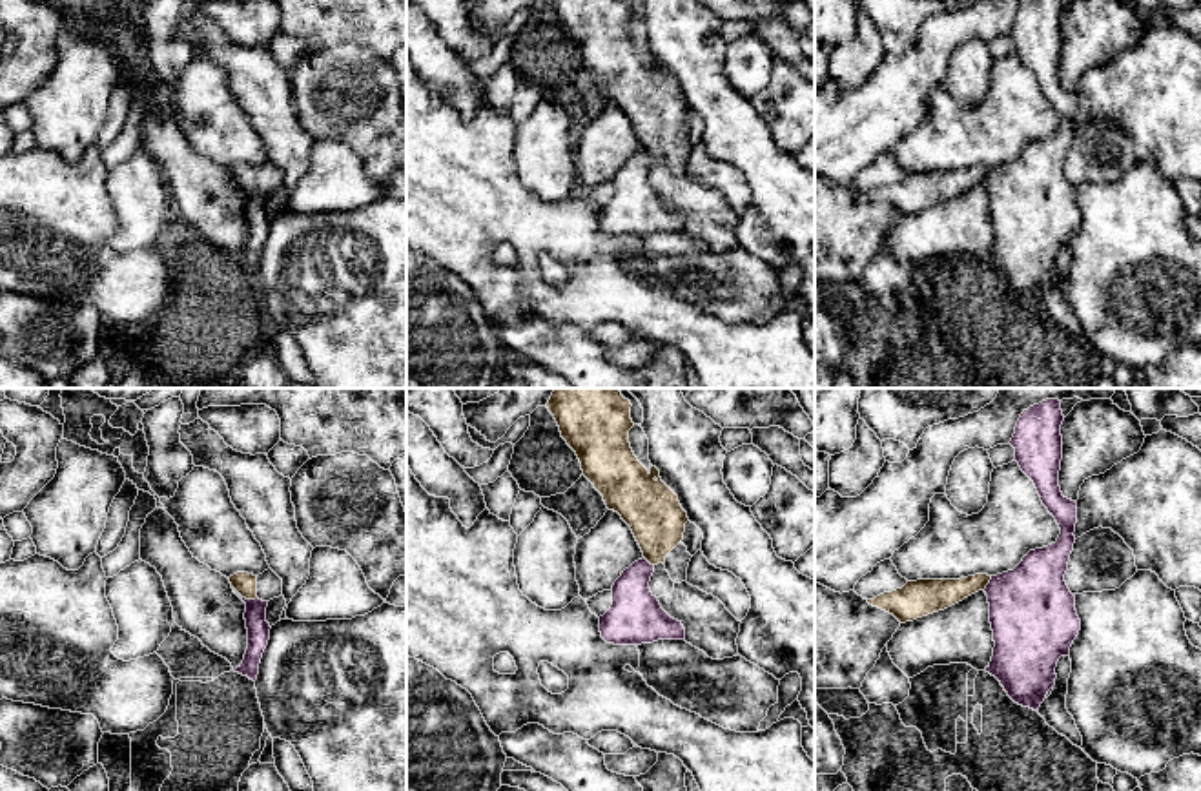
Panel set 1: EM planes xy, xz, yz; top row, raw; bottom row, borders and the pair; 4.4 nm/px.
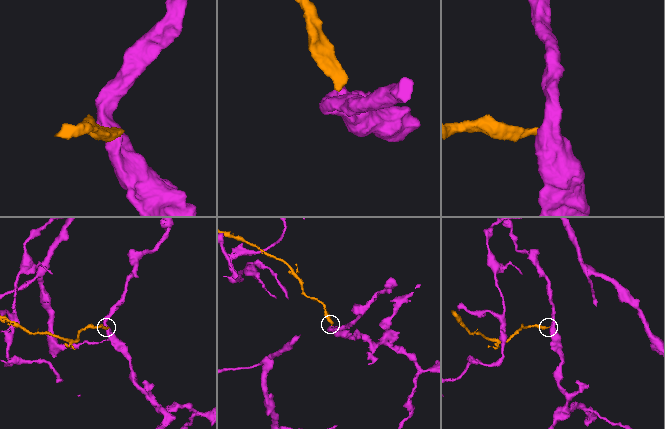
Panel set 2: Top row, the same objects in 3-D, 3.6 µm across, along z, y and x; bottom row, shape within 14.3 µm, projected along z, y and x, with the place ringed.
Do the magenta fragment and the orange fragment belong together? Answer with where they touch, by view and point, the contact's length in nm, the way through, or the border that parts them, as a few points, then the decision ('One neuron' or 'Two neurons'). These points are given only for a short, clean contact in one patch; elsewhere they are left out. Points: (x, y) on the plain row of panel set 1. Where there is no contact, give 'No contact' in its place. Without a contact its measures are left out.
Touches magenta at xy (245, 190). Shared border 130 nm. Boundary: xy (232, 177), (243, 188), (256, 190). Two neurons

